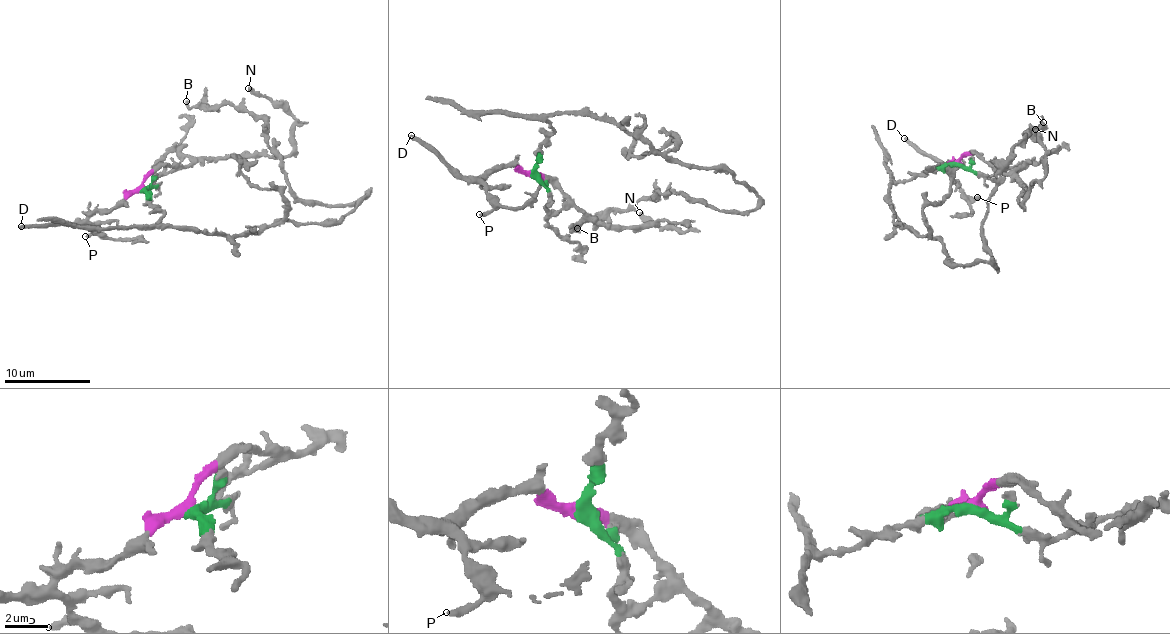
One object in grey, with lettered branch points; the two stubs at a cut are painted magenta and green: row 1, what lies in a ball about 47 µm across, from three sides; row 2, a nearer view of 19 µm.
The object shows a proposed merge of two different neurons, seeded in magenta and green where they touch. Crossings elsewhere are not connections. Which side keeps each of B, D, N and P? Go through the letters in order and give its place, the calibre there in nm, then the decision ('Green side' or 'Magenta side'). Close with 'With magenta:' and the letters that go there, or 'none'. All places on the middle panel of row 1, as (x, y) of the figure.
B: Place: (577, 228). Thickness 240 nm. Green side
D: Place: (411, 135). Thickness 320 nm. Magenta side
N: Place: (639, 212). Thickness 320 nm. Magenta side
P: Place: (479, 214). Thickness 300 nm. Magenta side
With magenta: D, N, P

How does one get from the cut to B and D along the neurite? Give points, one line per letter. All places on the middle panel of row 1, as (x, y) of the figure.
B: (535, 173), (548, 118), (598, 115), (684, 164), (725, 166), (757, 197), (723, 212), (674, 189), (578, 229)
D: (535, 173), (524, 174), (507, 166), (488, 169), (475, 178), (458, 177), (410, 135)

